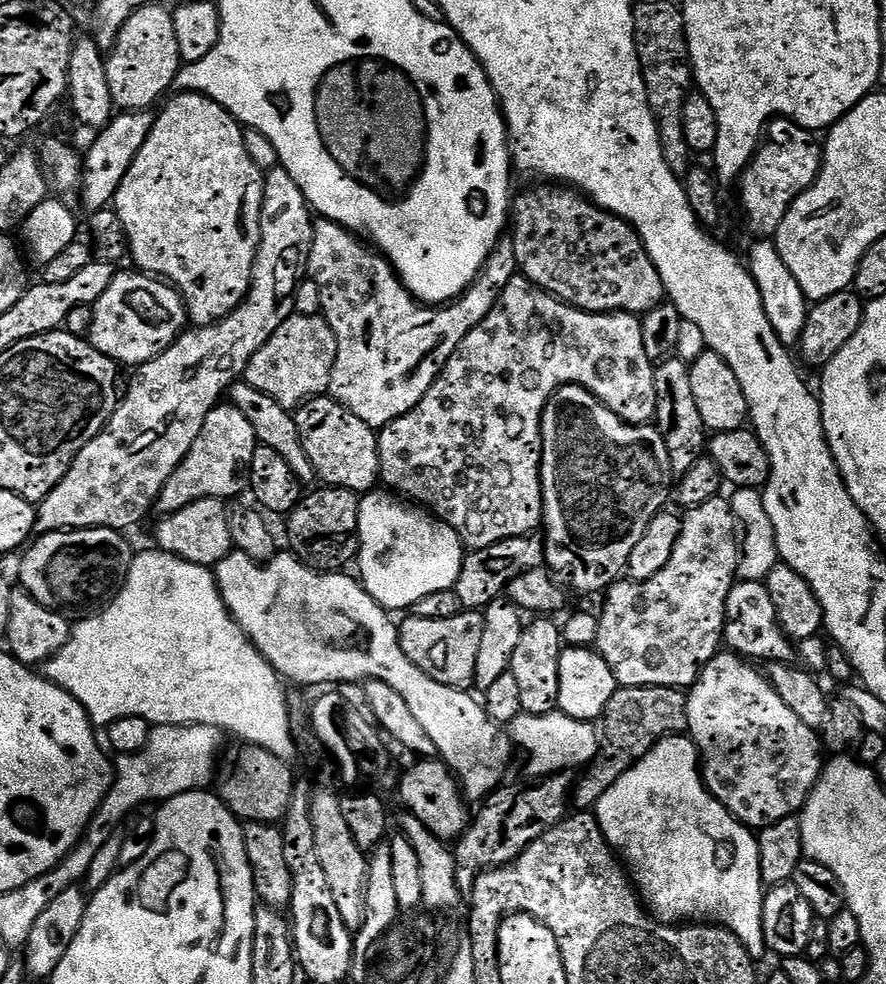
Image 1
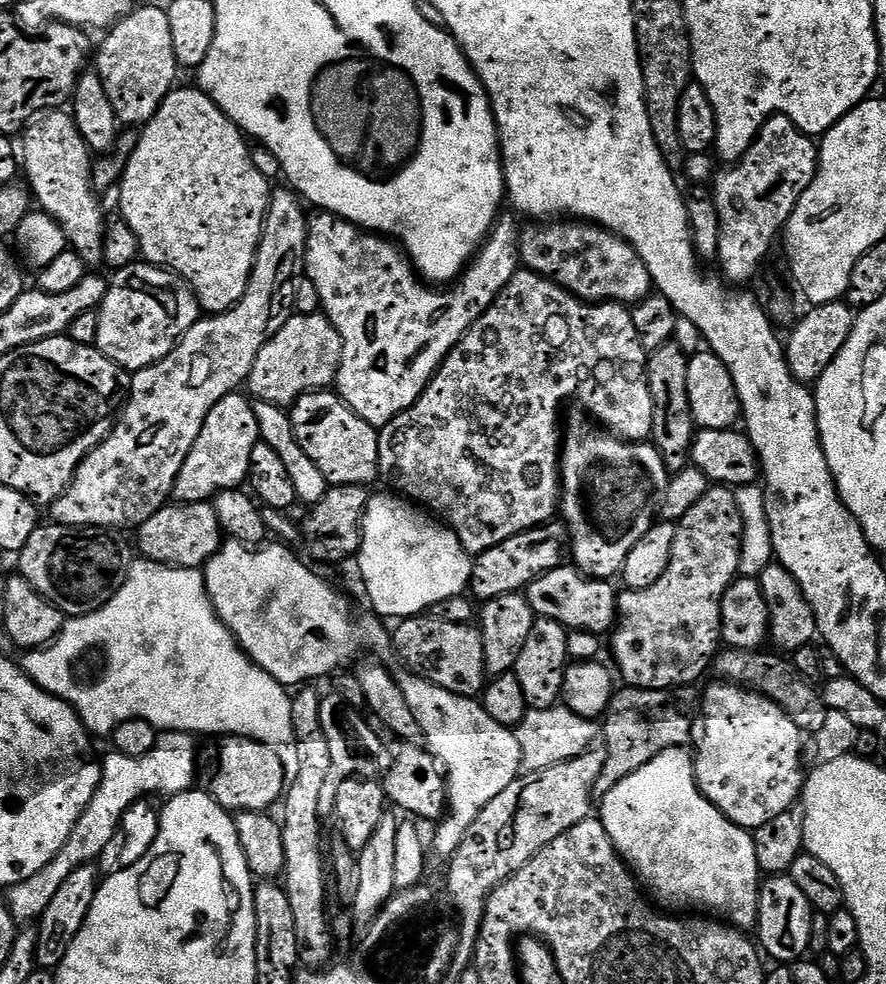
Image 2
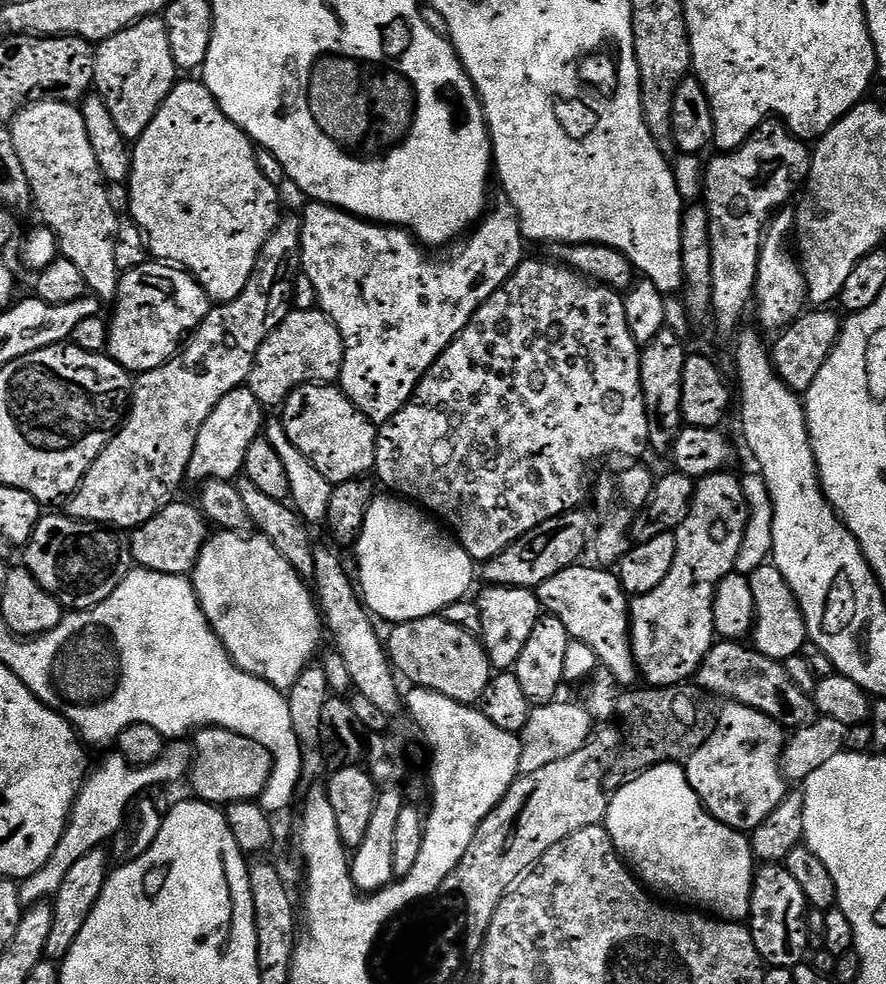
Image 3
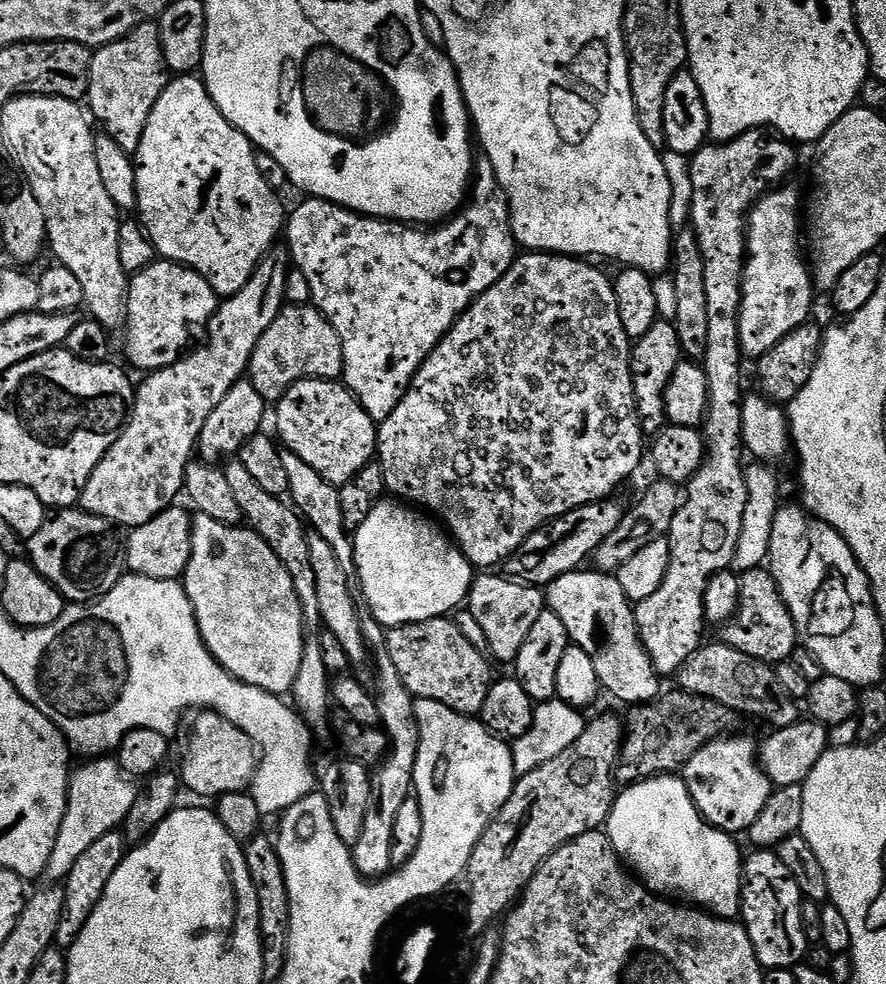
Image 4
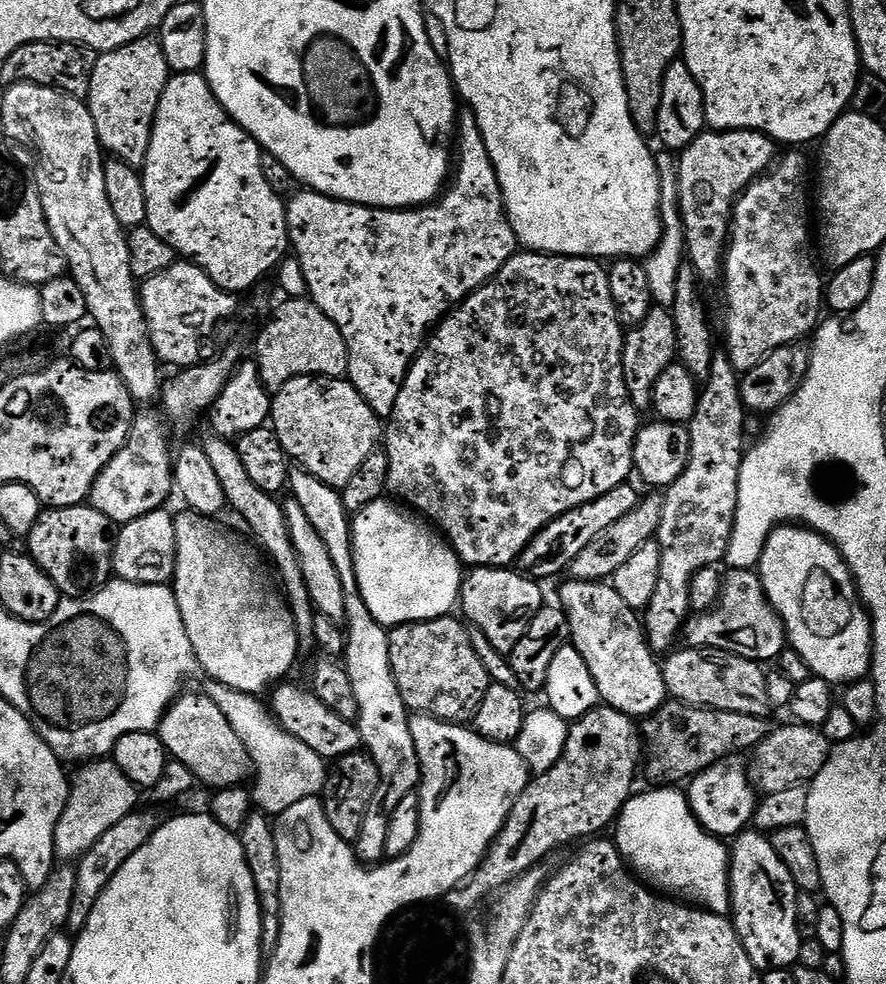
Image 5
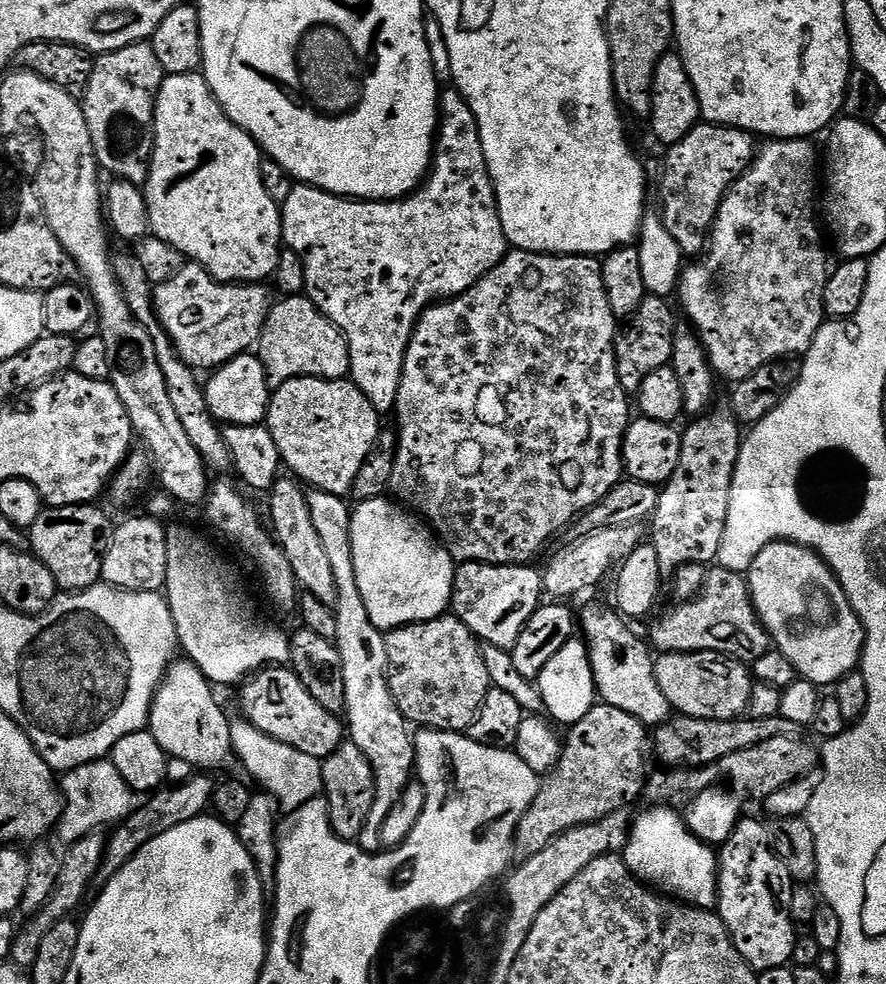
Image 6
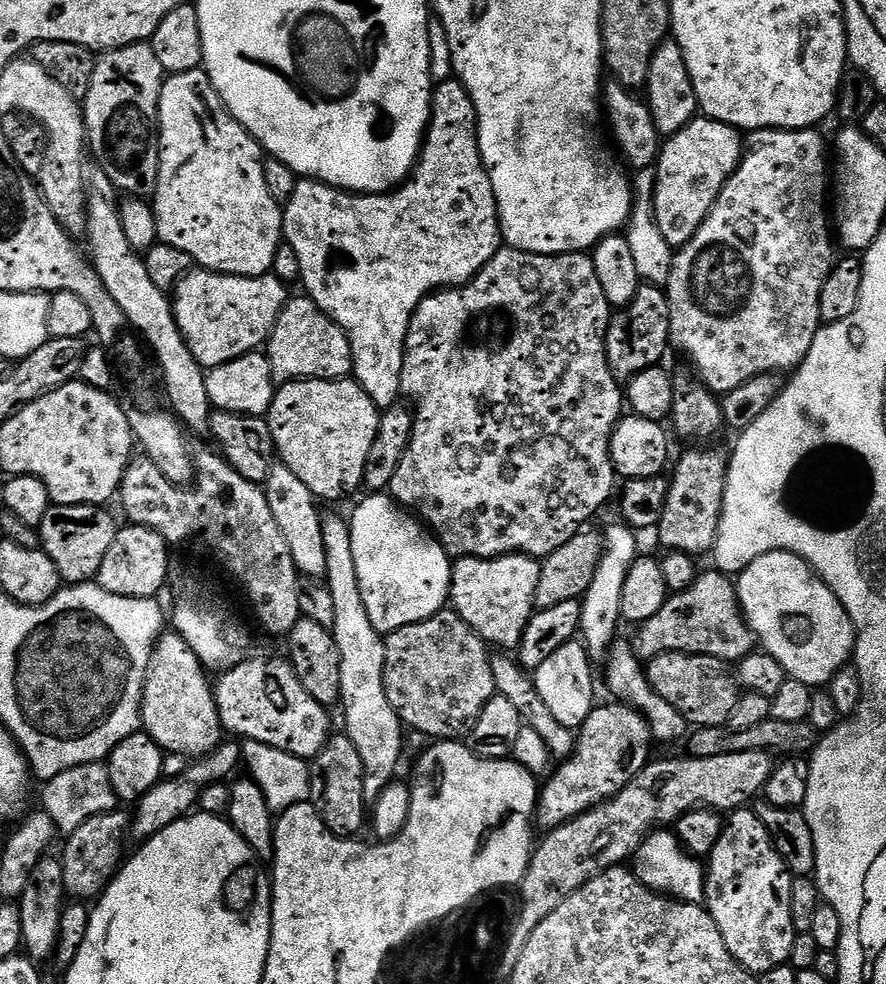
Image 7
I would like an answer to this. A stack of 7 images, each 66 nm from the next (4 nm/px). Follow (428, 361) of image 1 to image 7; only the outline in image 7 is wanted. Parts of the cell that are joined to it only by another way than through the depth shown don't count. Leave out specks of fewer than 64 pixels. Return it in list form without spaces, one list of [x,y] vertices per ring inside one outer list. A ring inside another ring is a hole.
[[[455,78],[441,80],[435,85],[432,93],[432,118],[428,122],[428,131],[424,134],[424,142],[420,145],[418,163],[413,168],[412,175],[395,190],[379,194],[353,194],[339,188],[331,188],[321,180],[304,178],[297,183],[294,194],[287,204],[283,205],[283,209],[283,243],[289,244],[294,250],[294,254],[298,254],[300,280],[305,288],[303,291],[308,299],[314,301],[347,334],[352,347],[352,376],[356,383],[362,386],[362,390],[366,390],[366,394],[377,408],[383,410],[397,407],[398,401],[401,399],[400,375],[404,361],[404,343],[414,310],[425,298],[437,290],[447,290],[467,284],[478,275],[482,266],[486,266],[486,262],[490,262],[490,258],[494,258],[494,254],[502,247],[500,215],[496,209],[494,186],[490,186],[488,171],[484,168],[484,159],[480,153],[480,139],[476,133],[476,111],[466,86],[461,80]]]

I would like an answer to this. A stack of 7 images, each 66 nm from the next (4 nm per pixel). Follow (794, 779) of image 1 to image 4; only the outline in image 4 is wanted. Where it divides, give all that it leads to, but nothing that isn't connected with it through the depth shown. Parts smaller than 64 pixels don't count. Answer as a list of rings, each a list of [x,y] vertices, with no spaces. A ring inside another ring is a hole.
[[[736,735],[712,740],[694,758],[690,758],[690,762],[686,762],[682,779],[705,822],[729,834],[744,834],[758,818],[758,814],[762,814],[772,797],[774,785],[764,773],[758,744],[756,746],[748,736]]]

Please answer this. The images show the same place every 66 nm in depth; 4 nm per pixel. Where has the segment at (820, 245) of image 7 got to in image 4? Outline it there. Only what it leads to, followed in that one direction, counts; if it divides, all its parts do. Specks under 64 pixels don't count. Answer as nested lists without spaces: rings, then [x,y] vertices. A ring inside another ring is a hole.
[[[777,186],[764,193],[746,217],[746,259],[740,307],[740,351],[749,361],[759,361],[786,334],[809,323],[814,281],[809,261],[800,253],[802,204],[800,192]]]

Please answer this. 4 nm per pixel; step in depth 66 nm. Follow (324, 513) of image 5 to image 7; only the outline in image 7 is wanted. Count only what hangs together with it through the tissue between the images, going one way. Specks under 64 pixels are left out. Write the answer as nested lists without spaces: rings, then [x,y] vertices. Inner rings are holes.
[[[340,516],[323,517],[322,534],[326,544],[326,583],[334,598],[334,626],[330,629],[341,659],[341,694],[339,703],[344,706],[346,735],[358,746],[369,797],[375,798],[386,785],[397,779],[396,767],[404,752],[406,729],[401,724],[390,698],[386,698],[384,685],[384,636],[374,630],[370,614],[362,602],[358,574],[354,570],[352,534],[347,519]]]

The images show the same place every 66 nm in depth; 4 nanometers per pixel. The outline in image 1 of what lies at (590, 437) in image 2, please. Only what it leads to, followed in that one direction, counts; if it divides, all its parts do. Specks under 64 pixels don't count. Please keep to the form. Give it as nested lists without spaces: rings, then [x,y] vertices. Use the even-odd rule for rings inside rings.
[[[563,384],[546,402],[544,412],[540,416],[540,437],[542,438],[542,458],[540,459],[540,481],[542,482],[542,502],[544,503],[544,518],[542,521],[542,539],[544,541],[544,562],[553,573],[568,576],[568,580],[580,592],[600,592],[612,587],[617,580],[627,573],[628,559],[634,546],[642,534],[646,534],[646,526],[659,512],[665,511],[664,504],[674,492],[674,473],[672,459],[666,450],[664,435],[652,424],[628,424],[614,410],[610,410],[590,390],[580,384]]]

